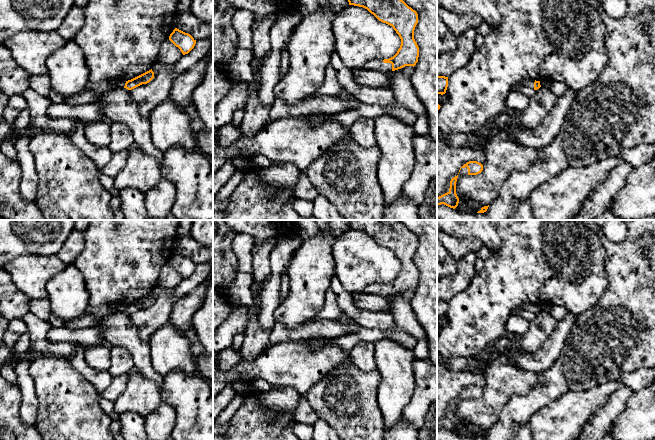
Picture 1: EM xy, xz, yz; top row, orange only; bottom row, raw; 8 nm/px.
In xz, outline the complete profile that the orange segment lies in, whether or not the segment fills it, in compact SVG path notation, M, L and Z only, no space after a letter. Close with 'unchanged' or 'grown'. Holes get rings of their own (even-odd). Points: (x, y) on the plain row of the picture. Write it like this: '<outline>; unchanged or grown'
M349 220L349 229L367 233L379 245L393 251L401 263L397 277L389 283L373 283L363 293L373 296L391 297L418 286L419 271L414 263L418 238L397 220Z; grown

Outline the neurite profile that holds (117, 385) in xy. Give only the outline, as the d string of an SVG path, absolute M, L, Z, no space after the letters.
M128 374L115 376L108 383L107 387L102 391L103 398L115 402L118 397L125 391L128 383Z

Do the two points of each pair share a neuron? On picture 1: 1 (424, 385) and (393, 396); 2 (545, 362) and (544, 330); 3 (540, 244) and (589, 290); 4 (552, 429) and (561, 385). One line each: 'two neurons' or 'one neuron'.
1: two neurons
2: two neurons
3: one neuron
4: two neurons

